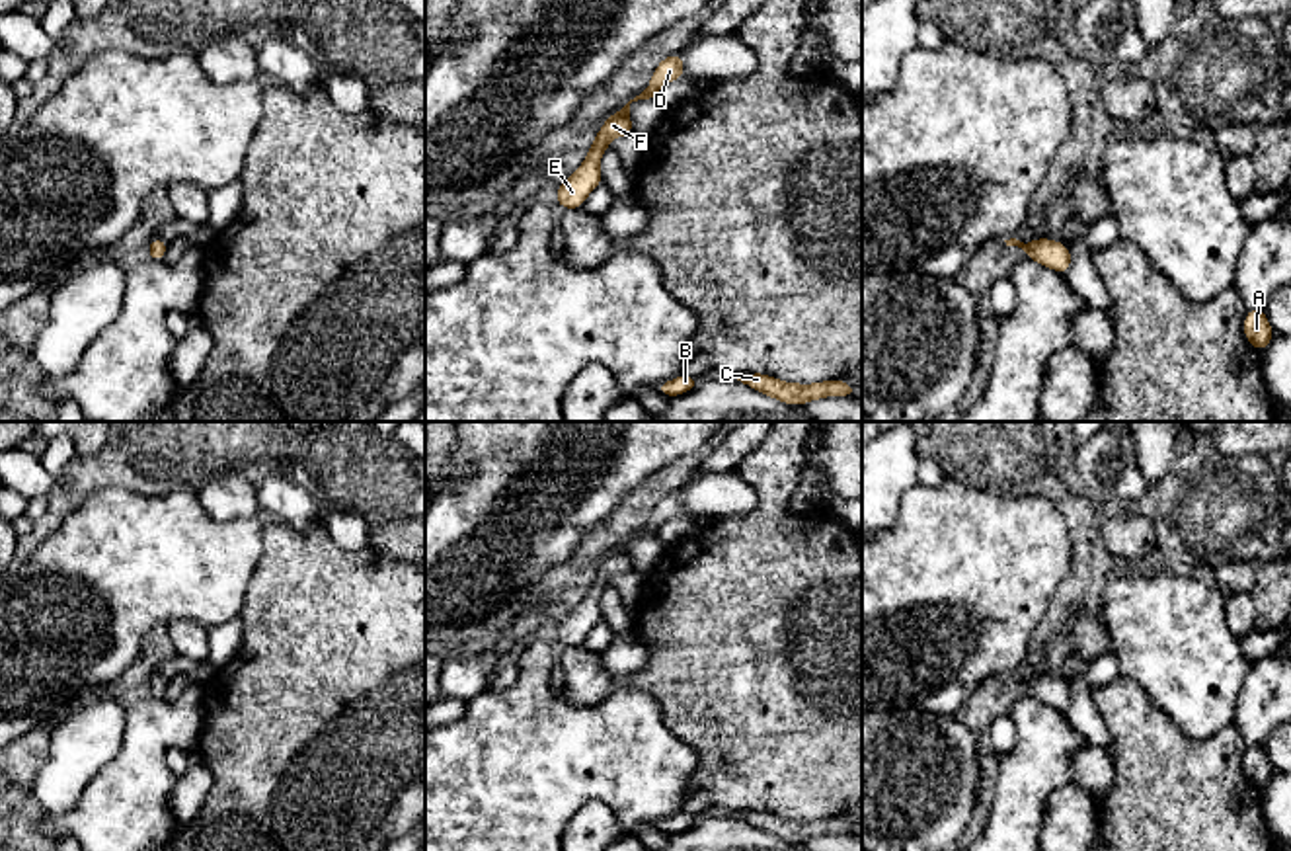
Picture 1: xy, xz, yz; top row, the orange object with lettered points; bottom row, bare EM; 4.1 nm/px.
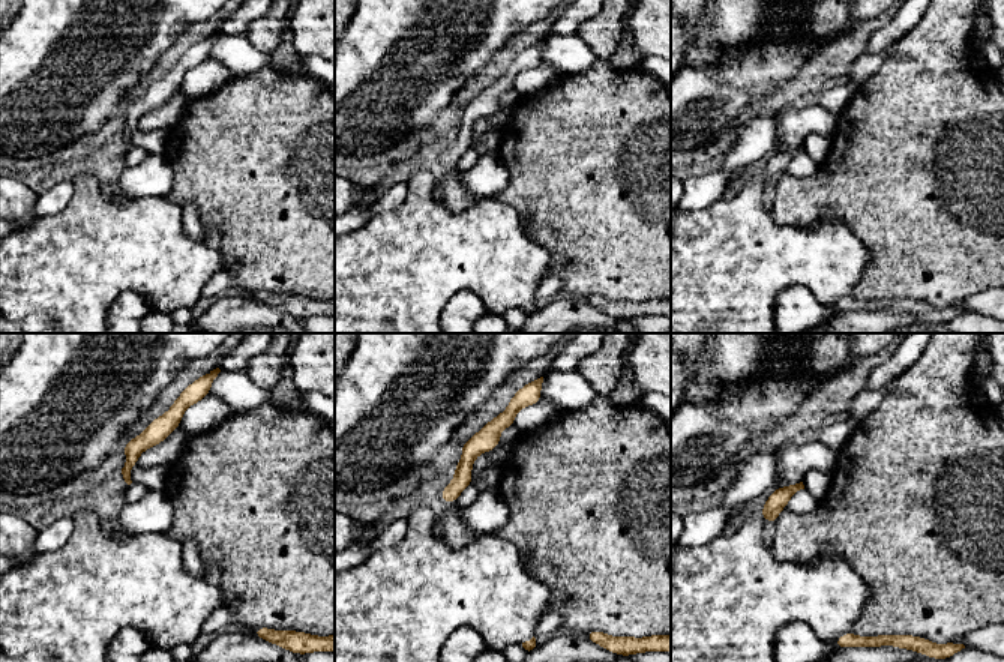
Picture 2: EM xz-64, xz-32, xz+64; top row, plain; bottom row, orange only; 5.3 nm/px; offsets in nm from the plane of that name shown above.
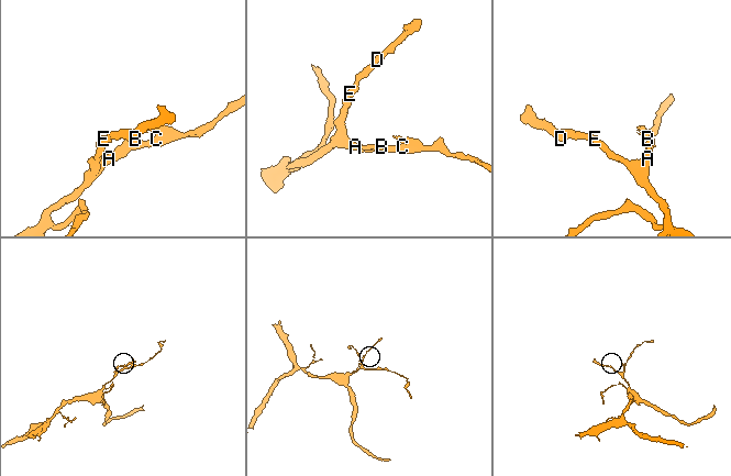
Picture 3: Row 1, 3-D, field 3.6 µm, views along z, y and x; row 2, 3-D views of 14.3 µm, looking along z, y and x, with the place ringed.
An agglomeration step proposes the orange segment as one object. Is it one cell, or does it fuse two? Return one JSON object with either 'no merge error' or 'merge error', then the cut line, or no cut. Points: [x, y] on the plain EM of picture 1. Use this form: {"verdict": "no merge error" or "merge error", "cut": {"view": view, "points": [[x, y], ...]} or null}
{"verdict": "no merge error", "cut": null}

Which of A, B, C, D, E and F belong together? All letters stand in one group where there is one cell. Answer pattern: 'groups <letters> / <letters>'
groups A B C D E F

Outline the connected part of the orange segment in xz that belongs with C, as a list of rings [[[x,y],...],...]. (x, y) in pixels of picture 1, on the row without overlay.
[[[751,810],[751,812],[739,812],[737,818],[790,843],[802,843],[805,839],[819,837],[825,833],[854,835],[858,831],[858,828],[852,822],[839,816],[800,822],[800,820],[784,820],[764,810]]]

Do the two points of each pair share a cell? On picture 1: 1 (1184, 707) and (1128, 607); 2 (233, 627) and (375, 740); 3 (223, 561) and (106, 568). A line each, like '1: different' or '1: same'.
1: same
2: different
3: same

